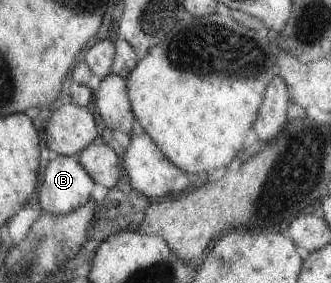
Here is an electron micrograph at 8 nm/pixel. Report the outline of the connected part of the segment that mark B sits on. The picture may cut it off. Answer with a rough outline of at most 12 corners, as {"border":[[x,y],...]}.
{"border":[[77,155],[44,167],[33,201],[66,215],[91,200],[93,181]]}

